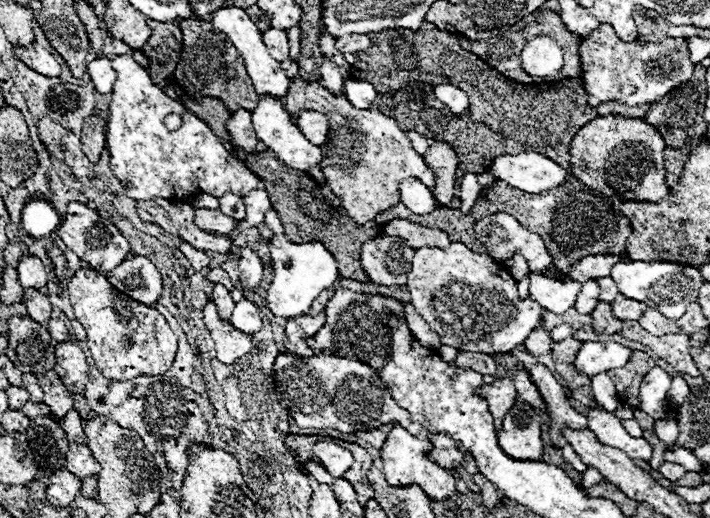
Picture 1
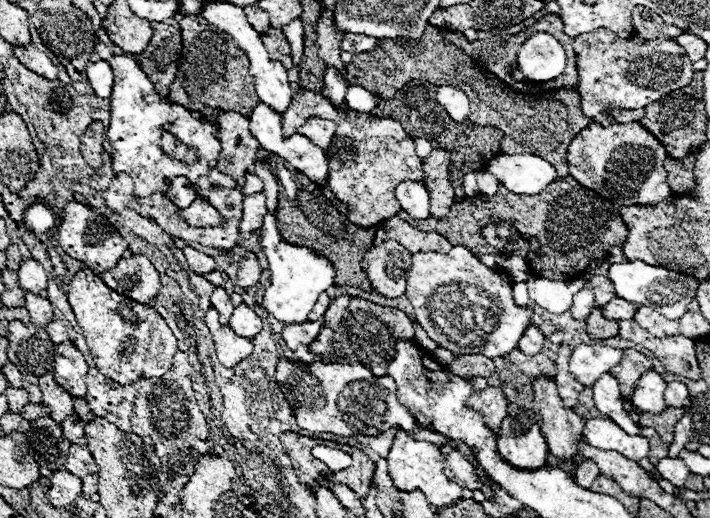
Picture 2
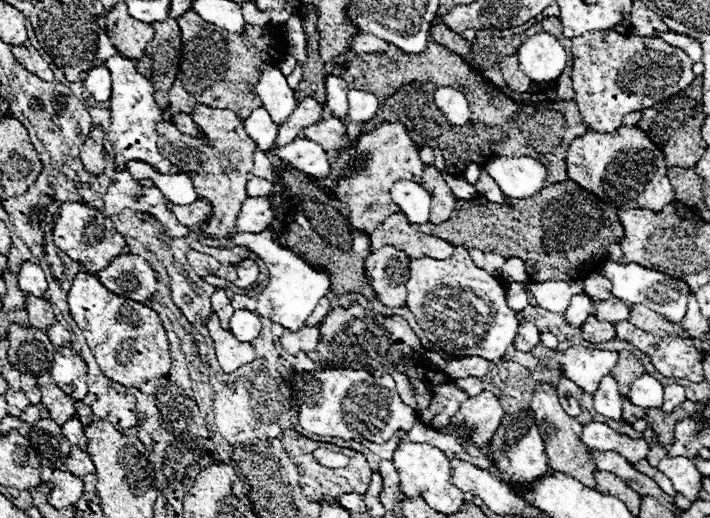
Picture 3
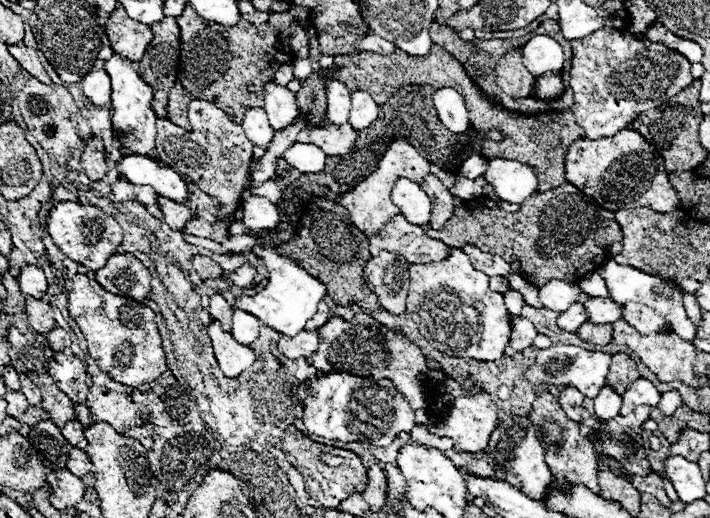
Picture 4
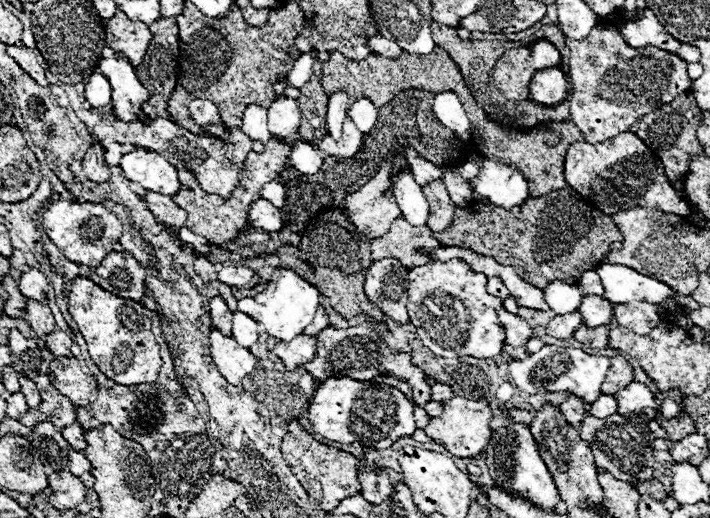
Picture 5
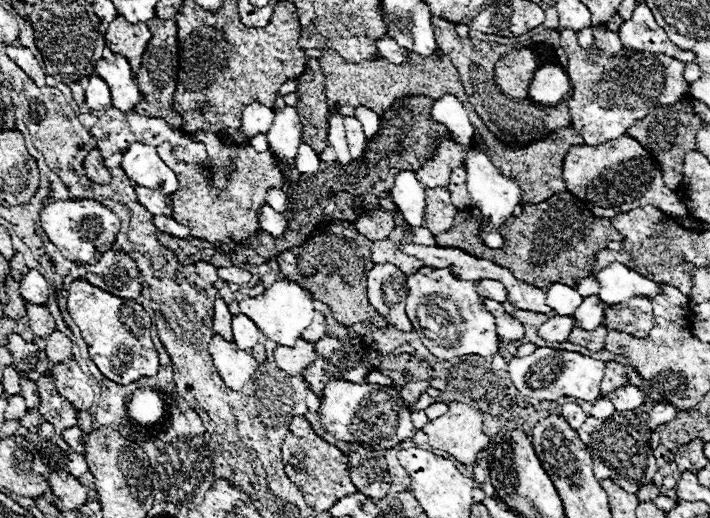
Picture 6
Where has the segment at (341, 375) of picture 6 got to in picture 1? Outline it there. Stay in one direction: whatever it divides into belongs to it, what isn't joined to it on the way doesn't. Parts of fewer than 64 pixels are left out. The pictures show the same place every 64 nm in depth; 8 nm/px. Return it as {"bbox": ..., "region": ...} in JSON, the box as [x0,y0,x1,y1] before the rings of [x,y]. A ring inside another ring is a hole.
{"bbox":[306,288,406,372],"region":[[[338,288],[334,292],[334,296],[330,298],[324,312],[326,312],[326,324],[314,338],[306,340],[308,346],[312,350],[330,352],[332,356],[338,356],[338,358],[350,358],[350,360],[366,362],[370,368],[380,372],[384,368],[388,356],[390,356],[392,328],[384,322],[388,318],[386,314],[394,312],[394,314],[404,316],[406,314],[404,308],[392,298],[358,294],[358,292],[352,292],[352,290],[346,290],[346,288]]]}

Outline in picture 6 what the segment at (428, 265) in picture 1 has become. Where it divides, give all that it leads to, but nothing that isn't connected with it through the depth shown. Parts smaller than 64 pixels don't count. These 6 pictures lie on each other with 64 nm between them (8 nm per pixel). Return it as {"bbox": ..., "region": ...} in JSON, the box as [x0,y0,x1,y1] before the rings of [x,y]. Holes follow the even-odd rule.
{"bbox":[406,266,498,360],"region":[[[422,266],[418,272],[408,276],[406,312],[422,344],[440,360],[450,360],[466,354],[488,358],[498,352],[496,324],[494,318],[480,308],[476,282],[460,280],[450,272],[450,268]]]}

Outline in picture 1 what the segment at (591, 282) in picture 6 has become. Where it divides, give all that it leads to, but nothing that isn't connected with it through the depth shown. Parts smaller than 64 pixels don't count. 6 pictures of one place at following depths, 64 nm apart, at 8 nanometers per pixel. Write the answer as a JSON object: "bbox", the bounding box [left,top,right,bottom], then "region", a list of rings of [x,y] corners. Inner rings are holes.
{"bbox":[596,276,620,302],"region":[[[608,276],[608,278],[598,278],[596,280],[598,282],[598,286],[600,286],[600,300],[602,302],[612,302],[620,292],[616,290],[616,284],[614,284],[614,280]]]}

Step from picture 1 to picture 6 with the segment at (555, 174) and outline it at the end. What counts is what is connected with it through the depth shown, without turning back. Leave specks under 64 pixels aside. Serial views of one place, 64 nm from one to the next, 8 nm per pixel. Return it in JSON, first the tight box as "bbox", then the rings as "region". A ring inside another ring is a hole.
{"bbox":[466,152,520,250],"region":[[[468,152],[466,156],[466,172],[468,172],[468,180],[466,180],[466,188],[470,194],[470,206],[478,208],[482,214],[482,226],[480,226],[480,242],[492,250],[504,248],[506,240],[500,234],[500,226],[512,216],[514,208],[520,204],[520,186],[512,180],[506,178],[498,172],[496,166],[492,166],[492,162],[488,160],[488,156],[484,152]]]}

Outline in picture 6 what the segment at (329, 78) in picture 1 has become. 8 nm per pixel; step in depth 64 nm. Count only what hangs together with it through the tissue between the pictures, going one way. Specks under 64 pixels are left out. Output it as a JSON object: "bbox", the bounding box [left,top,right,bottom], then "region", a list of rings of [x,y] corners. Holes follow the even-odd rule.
{"bbox":[328,114,350,164],"region":[[[330,114],[330,128],[328,128],[328,144],[336,152],[336,162],[350,164],[350,152],[346,144],[346,130],[344,130],[344,118],[340,114]]]}

